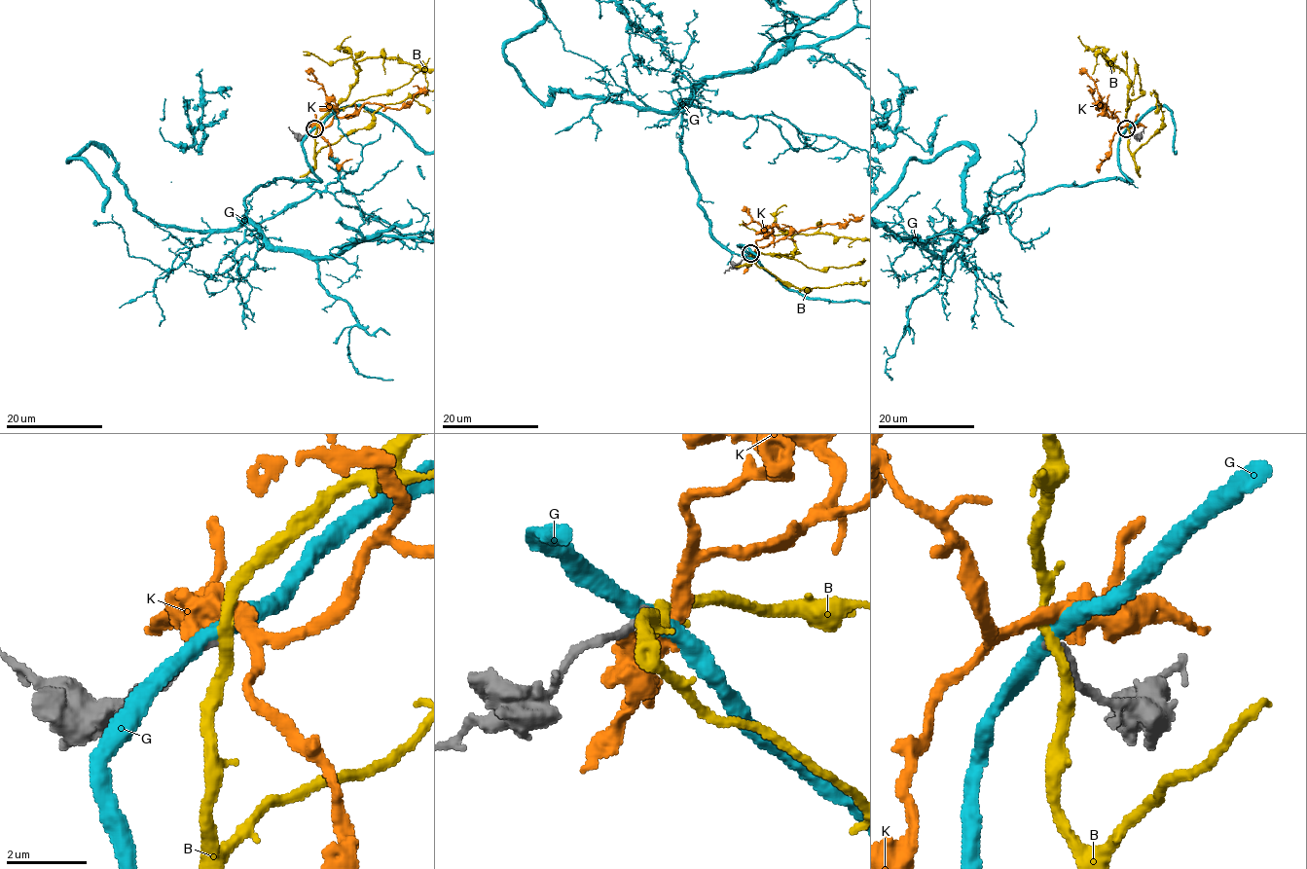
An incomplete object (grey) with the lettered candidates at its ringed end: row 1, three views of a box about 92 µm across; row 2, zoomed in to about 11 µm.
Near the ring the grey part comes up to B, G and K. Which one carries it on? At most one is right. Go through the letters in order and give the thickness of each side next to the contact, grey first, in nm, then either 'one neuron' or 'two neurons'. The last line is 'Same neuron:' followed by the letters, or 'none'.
B: calibres 220 and 280 nm; two neurons
G: calibres 240 and 420 nm; two neurons
K: calibres 260 and 480 nm; two neurons
Same neuron: none

